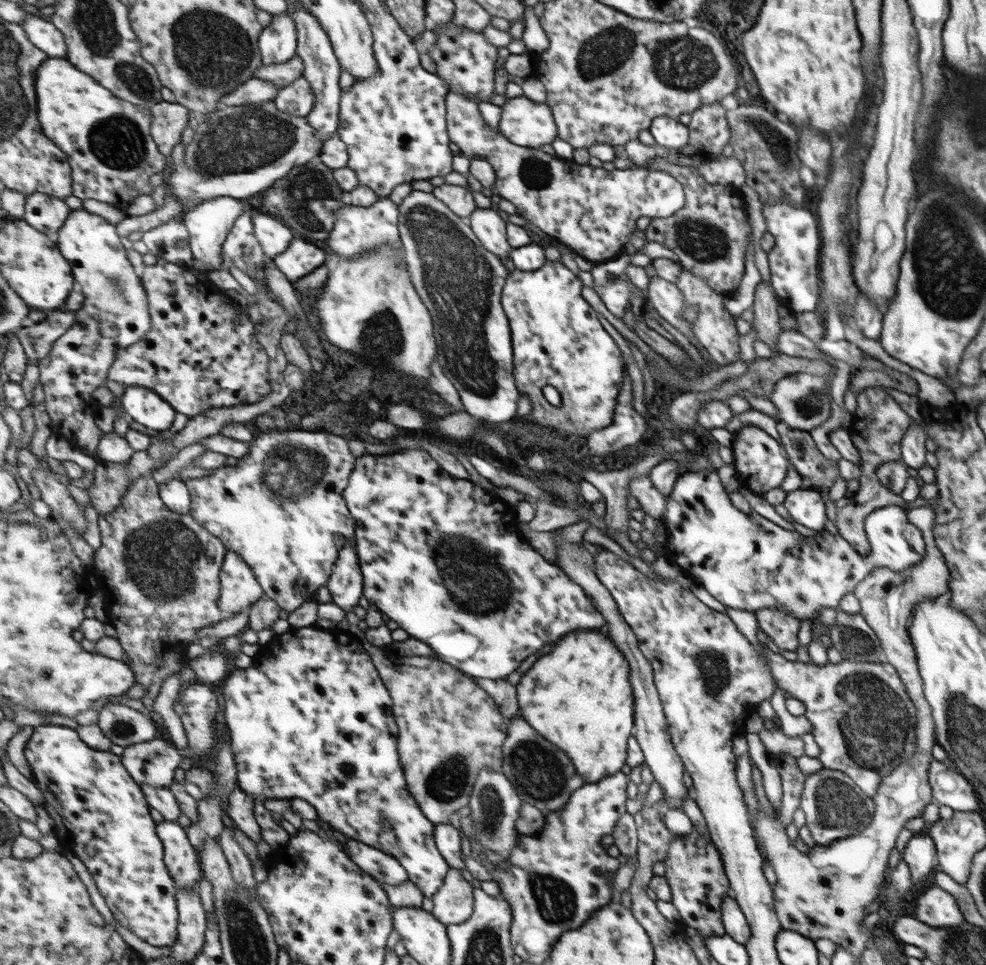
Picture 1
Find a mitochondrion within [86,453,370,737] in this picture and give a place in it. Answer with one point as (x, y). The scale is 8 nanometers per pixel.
(158, 558)

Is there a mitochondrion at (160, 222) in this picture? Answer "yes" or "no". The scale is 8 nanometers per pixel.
no

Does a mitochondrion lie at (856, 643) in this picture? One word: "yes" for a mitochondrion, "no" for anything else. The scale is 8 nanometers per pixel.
yes

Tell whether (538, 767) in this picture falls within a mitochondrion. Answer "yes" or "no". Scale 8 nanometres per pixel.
yes

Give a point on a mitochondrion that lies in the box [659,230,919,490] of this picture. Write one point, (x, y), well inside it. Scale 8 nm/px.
(812, 404)

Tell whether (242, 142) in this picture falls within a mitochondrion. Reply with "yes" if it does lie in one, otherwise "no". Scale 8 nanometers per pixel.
yes

